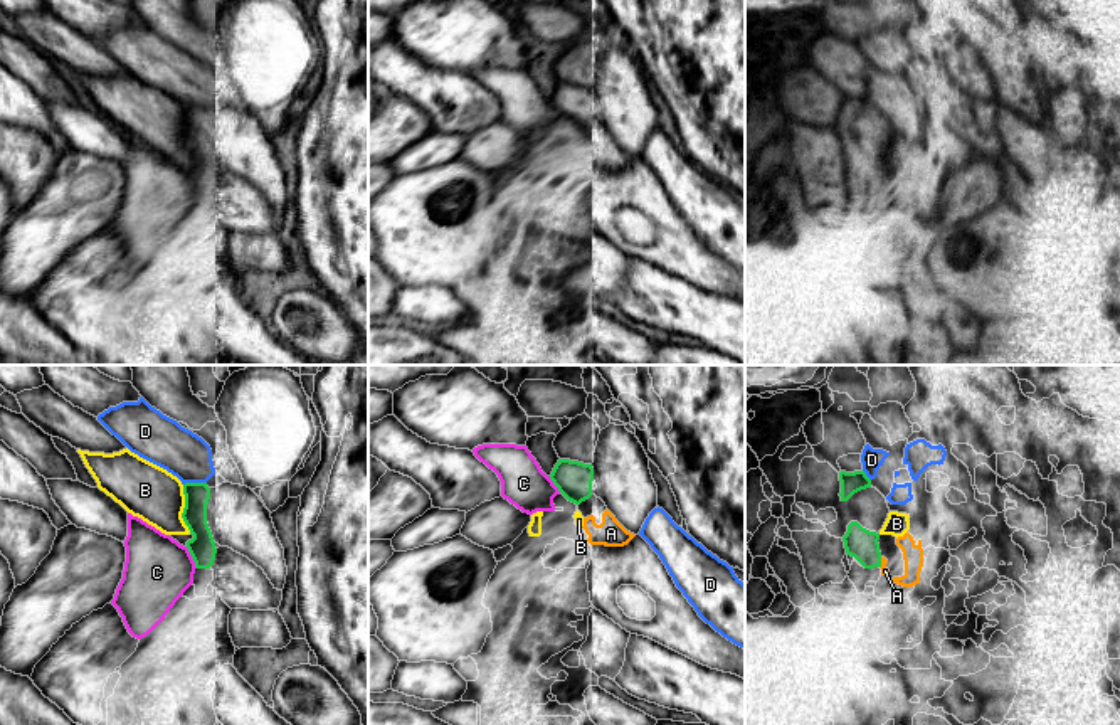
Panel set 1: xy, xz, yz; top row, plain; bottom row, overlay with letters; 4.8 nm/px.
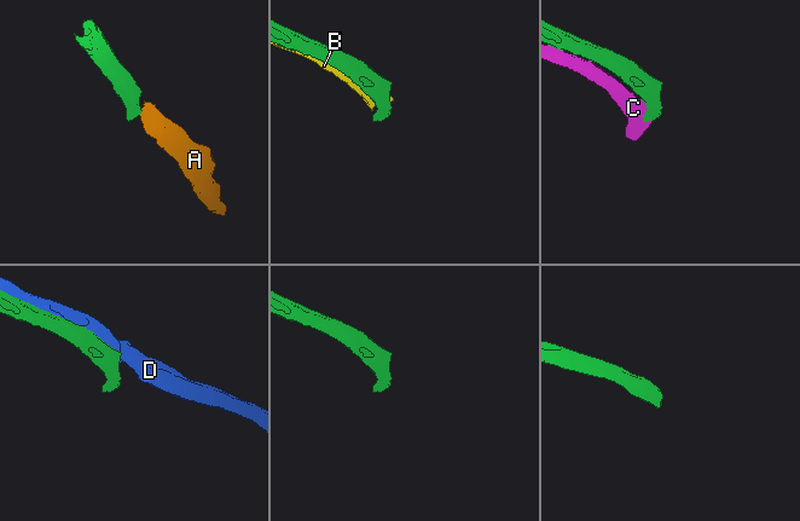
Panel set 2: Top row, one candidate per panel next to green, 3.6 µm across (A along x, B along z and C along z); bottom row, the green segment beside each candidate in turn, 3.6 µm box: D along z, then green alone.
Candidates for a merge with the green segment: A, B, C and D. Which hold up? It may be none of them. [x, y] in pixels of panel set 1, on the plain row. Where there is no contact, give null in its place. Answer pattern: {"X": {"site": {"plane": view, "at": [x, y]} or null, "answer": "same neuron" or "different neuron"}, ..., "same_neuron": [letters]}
{"A": {"site": {"plane": "yz", "at": [880, 185]}, "answer": "same neuron"}, "B": {"site": {"plane": "xy", "at": [184, 132]}, "answer": "different neuron"}, "C": {"site": {"plane": "xy", "at": [192, 180]}, "answer": "different neuron"}, "D": {"site": {"plane": "xy", "at": [194, 106]}, "answer": "different neuron"}, "same_neuron": ["A"]}

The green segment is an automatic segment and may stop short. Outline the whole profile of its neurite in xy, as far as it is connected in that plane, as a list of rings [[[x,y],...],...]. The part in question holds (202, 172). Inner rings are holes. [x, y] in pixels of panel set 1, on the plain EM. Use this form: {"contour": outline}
{"contour": [[[185,106],[185,131],[182,141],[193,158],[187,165],[187,172],[197,192],[210,192],[215,183],[215,165],[207,146],[207,128],[210,123],[210,111],[207,106]]]}

